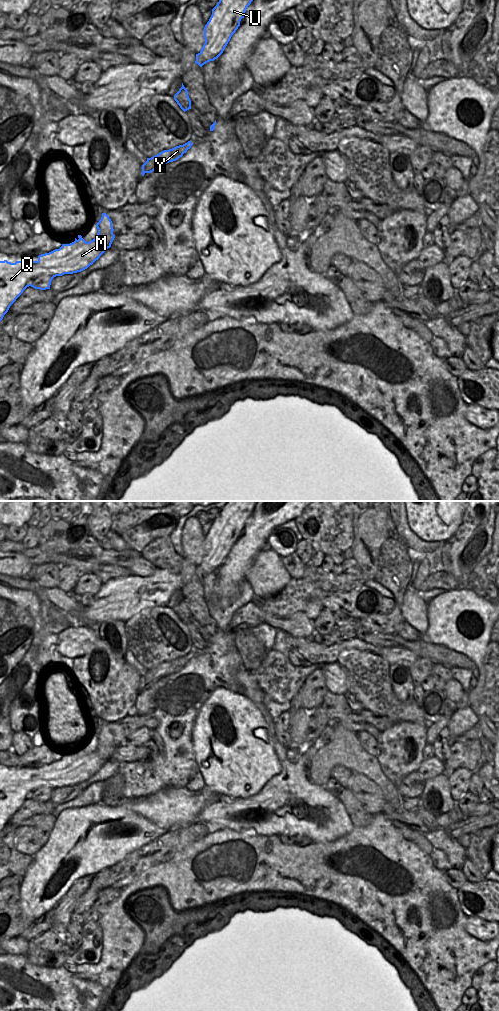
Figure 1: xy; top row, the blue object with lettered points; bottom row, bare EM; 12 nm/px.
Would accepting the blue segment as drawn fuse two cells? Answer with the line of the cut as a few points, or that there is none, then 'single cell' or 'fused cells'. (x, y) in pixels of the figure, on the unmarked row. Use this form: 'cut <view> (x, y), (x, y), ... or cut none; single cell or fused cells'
cut none; single cell

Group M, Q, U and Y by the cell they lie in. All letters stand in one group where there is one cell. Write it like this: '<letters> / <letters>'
M Q U Y

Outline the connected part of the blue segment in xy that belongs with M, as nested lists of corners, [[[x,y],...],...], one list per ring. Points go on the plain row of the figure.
[[[106,725],[96,739],[98,745],[93,752],[86,754],[78,747],[78,752],[39,767],[37,773],[0,773],[0,833],[27,799],[50,801],[54,789],[81,784],[98,772],[111,759],[115,747]]]

